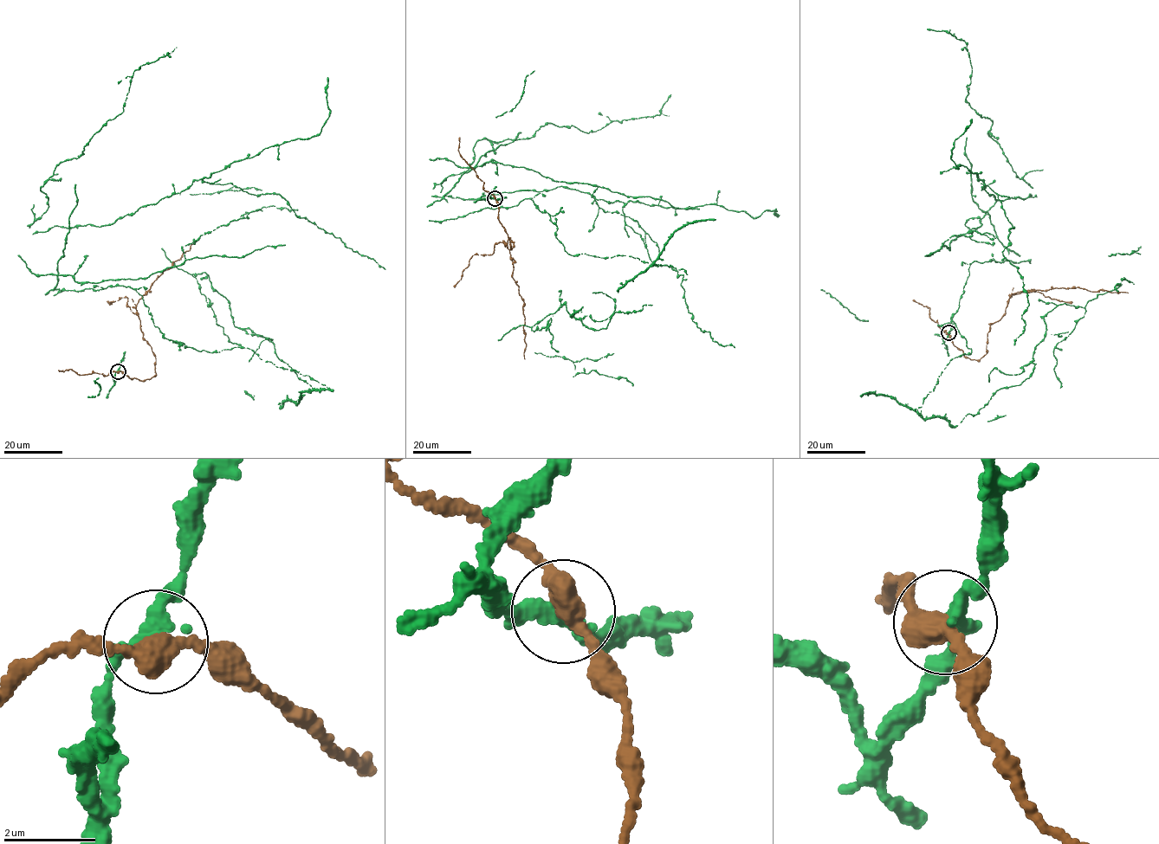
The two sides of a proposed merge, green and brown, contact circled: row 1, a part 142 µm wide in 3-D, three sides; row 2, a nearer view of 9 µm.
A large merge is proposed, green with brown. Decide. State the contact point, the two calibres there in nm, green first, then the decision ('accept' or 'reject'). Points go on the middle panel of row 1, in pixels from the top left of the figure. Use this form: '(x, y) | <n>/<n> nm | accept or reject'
(495, 198) | 280/400 nm | accept

